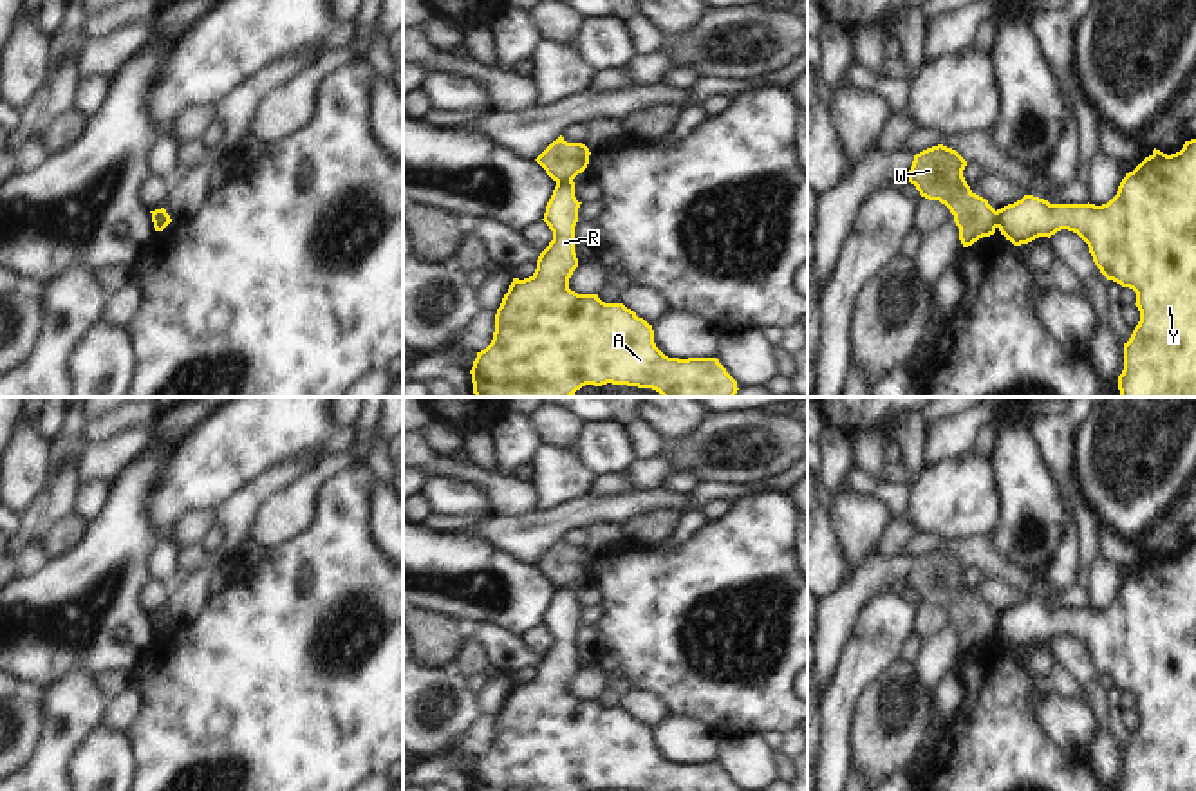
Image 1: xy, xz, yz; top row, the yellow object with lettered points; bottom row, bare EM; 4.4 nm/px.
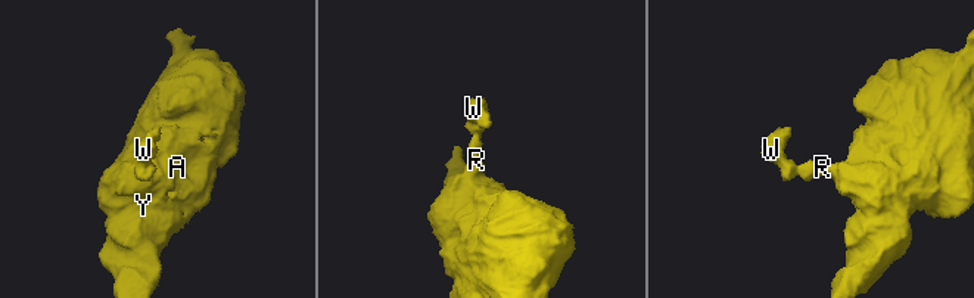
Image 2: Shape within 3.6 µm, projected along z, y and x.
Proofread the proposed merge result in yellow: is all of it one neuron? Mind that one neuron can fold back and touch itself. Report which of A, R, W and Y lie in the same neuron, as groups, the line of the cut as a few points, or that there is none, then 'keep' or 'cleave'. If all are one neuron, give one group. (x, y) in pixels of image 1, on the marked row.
A R Y / W | xz (571, 179), (557, 183) | cleave

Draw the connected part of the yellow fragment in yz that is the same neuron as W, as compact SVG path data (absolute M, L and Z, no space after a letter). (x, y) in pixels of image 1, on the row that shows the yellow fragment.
M943 144L914 155L909 182L921 197L939 200L954 215L963 247L995 233L997 211L986 199L976 195L963 177L967 161Z

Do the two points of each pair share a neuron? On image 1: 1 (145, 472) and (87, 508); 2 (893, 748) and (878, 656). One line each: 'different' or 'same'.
1: different
2: different

